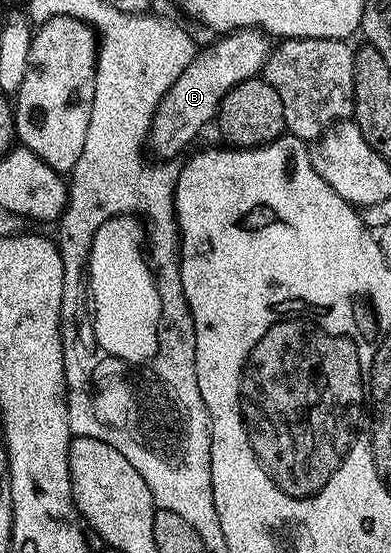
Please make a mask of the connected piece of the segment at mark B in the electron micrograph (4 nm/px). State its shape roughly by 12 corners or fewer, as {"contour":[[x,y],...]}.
{"contour":[[229,31],[196,50],[151,119],[167,161],[256,78],[273,43]]}

